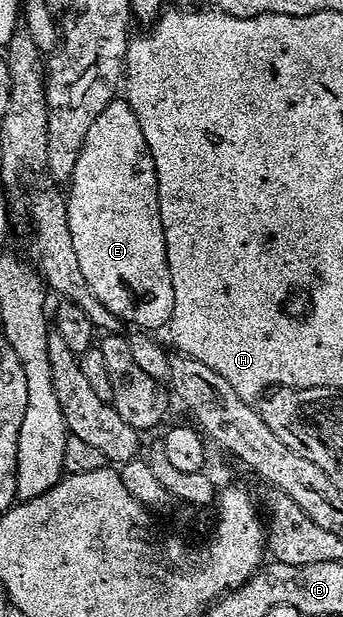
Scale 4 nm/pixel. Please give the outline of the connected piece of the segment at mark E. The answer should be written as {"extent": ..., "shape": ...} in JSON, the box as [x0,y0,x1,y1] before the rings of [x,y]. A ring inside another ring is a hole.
{"extent":[65,97,173,329],"shape":[[[116,97],[112,99],[93,125],[89,125],[89,133],[85,133],[85,145],[77,157],[77,165],[73,167],[71,182],[65,191],[67,197],[67,208],[69,209],[69,229],[73,232],[73,245],[77,252],[77,261],[81,264],[81,274],[93,289],[93,297],[109,309],[124,324],[136,323],[134,326],[139,329],[155,329],[151,327],[166,328],[171,321],[173,313],[173,281],[169,277],[169,261],[167,260],[167,246],[165,245],[165,229],[161,225],[161,205],[157,193],[157,169],[153,165],[153,157],[147,151],[145,133],[141,133],[141,121],[137,121],[137,113],[128,105],[126,98]]]}

